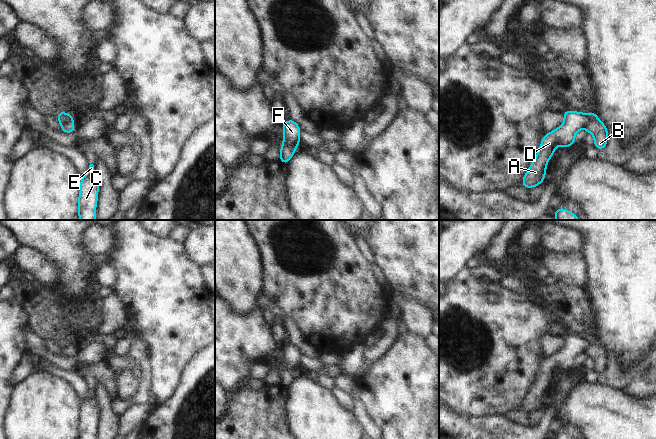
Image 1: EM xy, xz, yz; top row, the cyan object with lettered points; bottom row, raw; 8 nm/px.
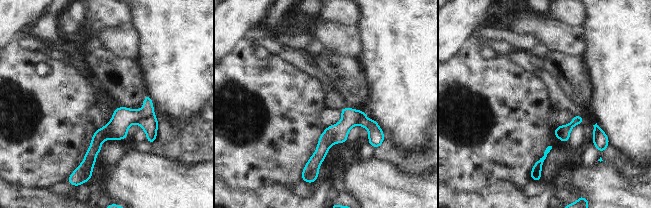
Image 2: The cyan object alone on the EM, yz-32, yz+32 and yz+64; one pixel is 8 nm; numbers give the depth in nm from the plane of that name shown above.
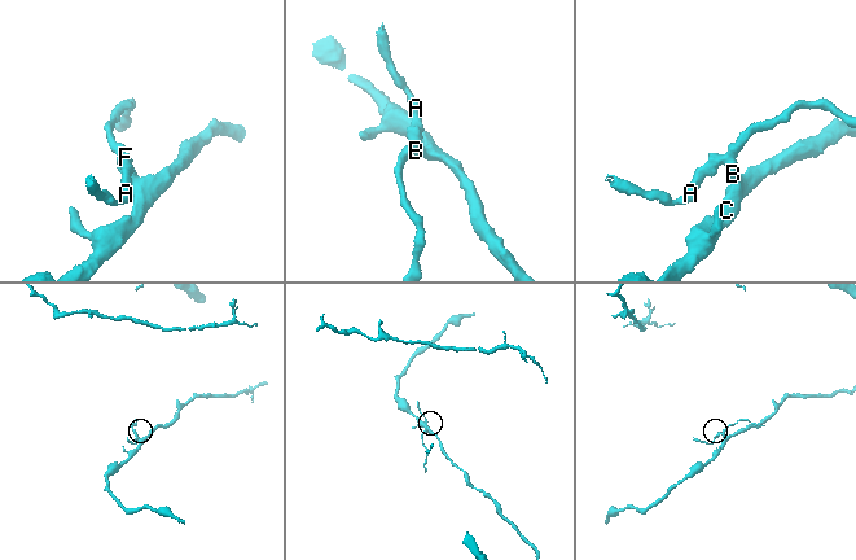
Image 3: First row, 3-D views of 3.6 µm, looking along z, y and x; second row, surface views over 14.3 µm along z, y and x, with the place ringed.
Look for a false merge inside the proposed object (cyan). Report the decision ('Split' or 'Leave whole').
Split

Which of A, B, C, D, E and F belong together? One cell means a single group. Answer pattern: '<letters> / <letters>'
A D F / B C E

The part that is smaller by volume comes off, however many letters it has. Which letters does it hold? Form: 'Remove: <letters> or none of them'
Remove: A, D, F

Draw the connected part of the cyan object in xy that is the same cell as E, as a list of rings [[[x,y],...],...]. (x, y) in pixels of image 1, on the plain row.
[[[89,389],[87,399],[80,405],[80,418],[78,421],[78,439],[96,439],[99,408],[94,389]]]

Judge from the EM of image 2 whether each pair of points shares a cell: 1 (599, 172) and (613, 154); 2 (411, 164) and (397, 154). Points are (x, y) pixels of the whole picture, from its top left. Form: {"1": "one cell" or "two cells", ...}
{"1": "two cells", "2": "one cell"}

